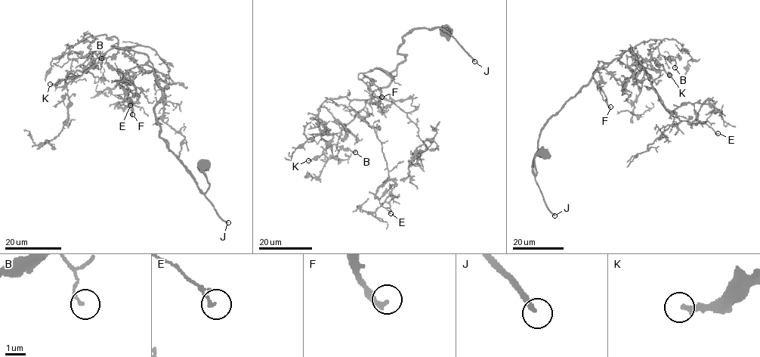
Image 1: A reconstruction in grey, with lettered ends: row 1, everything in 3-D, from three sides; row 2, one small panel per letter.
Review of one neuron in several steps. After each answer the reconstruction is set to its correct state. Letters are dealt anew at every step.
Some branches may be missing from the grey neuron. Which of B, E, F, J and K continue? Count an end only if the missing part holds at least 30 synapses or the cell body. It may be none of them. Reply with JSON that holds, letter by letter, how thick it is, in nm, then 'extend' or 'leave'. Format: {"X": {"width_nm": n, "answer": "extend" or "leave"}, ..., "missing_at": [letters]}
{"B": {"width_nm": 150, "answer": "leave"}, "E": {"width_nm": 130, "answer": "leave"}, "F": {"width_nm": 240, "answer": "leave"}, "J": {"width_nm": 260, "answer": "extend"}, "K": {"width_nm": 190, "answer": "extend"}, "missing_at": ["J", "K"]}

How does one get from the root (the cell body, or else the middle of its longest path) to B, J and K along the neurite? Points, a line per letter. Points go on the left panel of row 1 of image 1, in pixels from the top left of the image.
B: (205, 166), (204, 193), (159, 135), (162, 88), (146, 54), (104, 34), (68, 52), (97, 50), (101, 58)
J: (205, 166), (203, 172), (209, 184), (205, 197), (218, 216), (228, 222)
K: (205, 166), (204, 193), (159, 135), (162, 88), (146, 54), (112, 48), (67, 83), (79, 75), (50, 84)

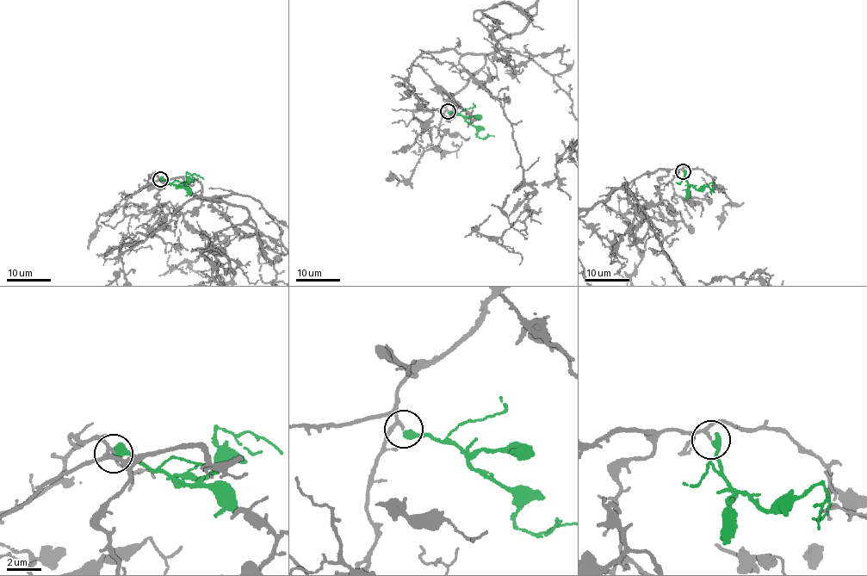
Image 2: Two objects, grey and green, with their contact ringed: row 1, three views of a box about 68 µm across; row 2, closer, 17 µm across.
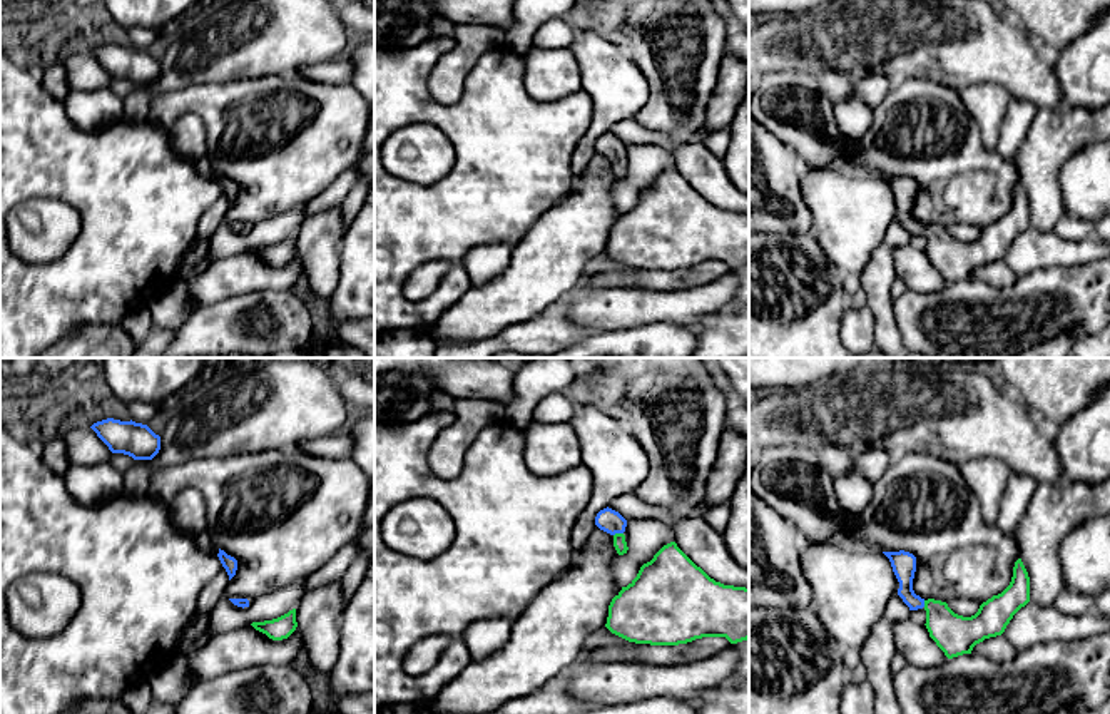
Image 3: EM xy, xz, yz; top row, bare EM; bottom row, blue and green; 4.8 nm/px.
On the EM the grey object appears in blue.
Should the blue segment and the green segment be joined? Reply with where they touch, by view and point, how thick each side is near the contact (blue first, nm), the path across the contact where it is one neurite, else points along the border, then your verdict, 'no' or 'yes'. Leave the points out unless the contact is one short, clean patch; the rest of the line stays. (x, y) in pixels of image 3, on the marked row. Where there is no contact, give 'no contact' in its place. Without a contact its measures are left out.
meets blue in xz at (617, 532); 120 nm thick on the blue side, 60 nm on the other; runs through xz (609, 520), (617, 532), (619, 539); yes

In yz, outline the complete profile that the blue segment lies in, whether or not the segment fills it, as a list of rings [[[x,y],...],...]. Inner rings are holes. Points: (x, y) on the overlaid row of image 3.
[[[883,552],[899,582],[898,595],[909,610],[926,610],[929,637],[948,659],[971,654],[973,647],[985,639],[1001,635],[1013,615],[1030,602],[1030,577],[1018,558],[1013,567],[1010,585],[998,595],[983,602],[971,617],[955,614],[946,602],[921,599],[913,590],[916,557],[909,552]]]

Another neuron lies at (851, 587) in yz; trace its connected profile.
[[[804,543],[801,553],[804,575],[812,589],[811,609],[829,635],[843,647],[861,650],[873,627],[884,619],[889,599],[899,582],[889,558],[869,545],[844,547],[838,543]]]

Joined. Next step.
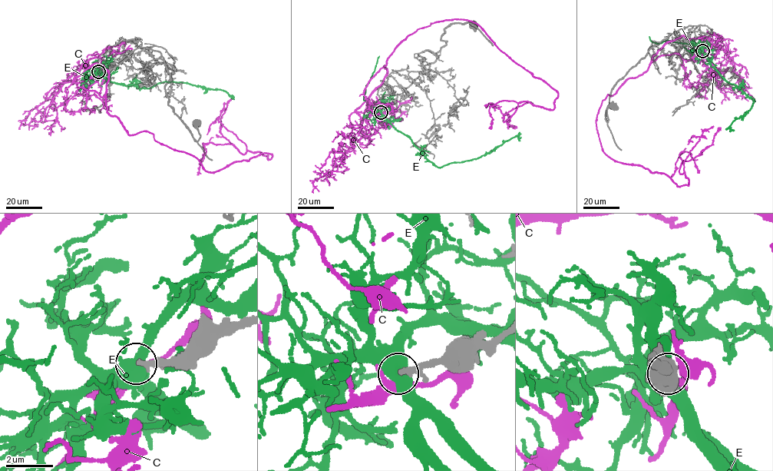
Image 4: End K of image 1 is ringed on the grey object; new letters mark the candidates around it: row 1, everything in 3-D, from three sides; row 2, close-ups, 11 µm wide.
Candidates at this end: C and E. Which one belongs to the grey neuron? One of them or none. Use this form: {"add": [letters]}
{"add": []}

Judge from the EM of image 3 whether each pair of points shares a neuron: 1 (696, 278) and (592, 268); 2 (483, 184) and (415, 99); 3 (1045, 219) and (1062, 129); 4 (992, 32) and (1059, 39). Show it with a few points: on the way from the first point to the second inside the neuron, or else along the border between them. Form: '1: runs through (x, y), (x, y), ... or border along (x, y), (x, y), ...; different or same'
1: border along (627, 266), (604, 270), (582, 283); different
2: runs through (483, 161), (438, 116); same
3: runs through (1045, 198), (1045, 151); same
4: border along (1008, 17), (1030, 37); different

